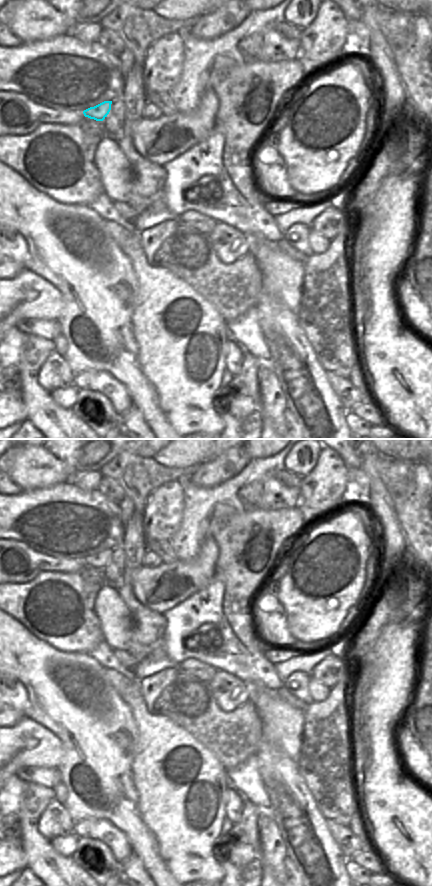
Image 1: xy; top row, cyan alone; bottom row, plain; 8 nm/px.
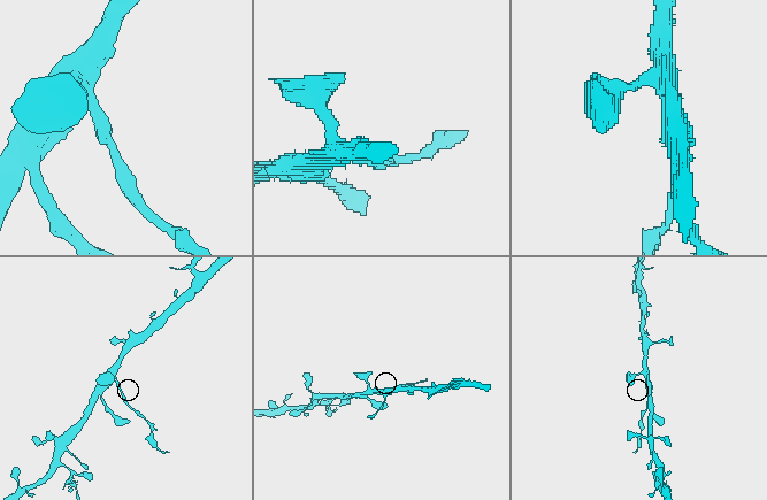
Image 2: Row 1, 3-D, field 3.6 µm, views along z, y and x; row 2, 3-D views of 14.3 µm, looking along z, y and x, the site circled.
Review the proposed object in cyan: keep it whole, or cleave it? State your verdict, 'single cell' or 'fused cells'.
single cell

